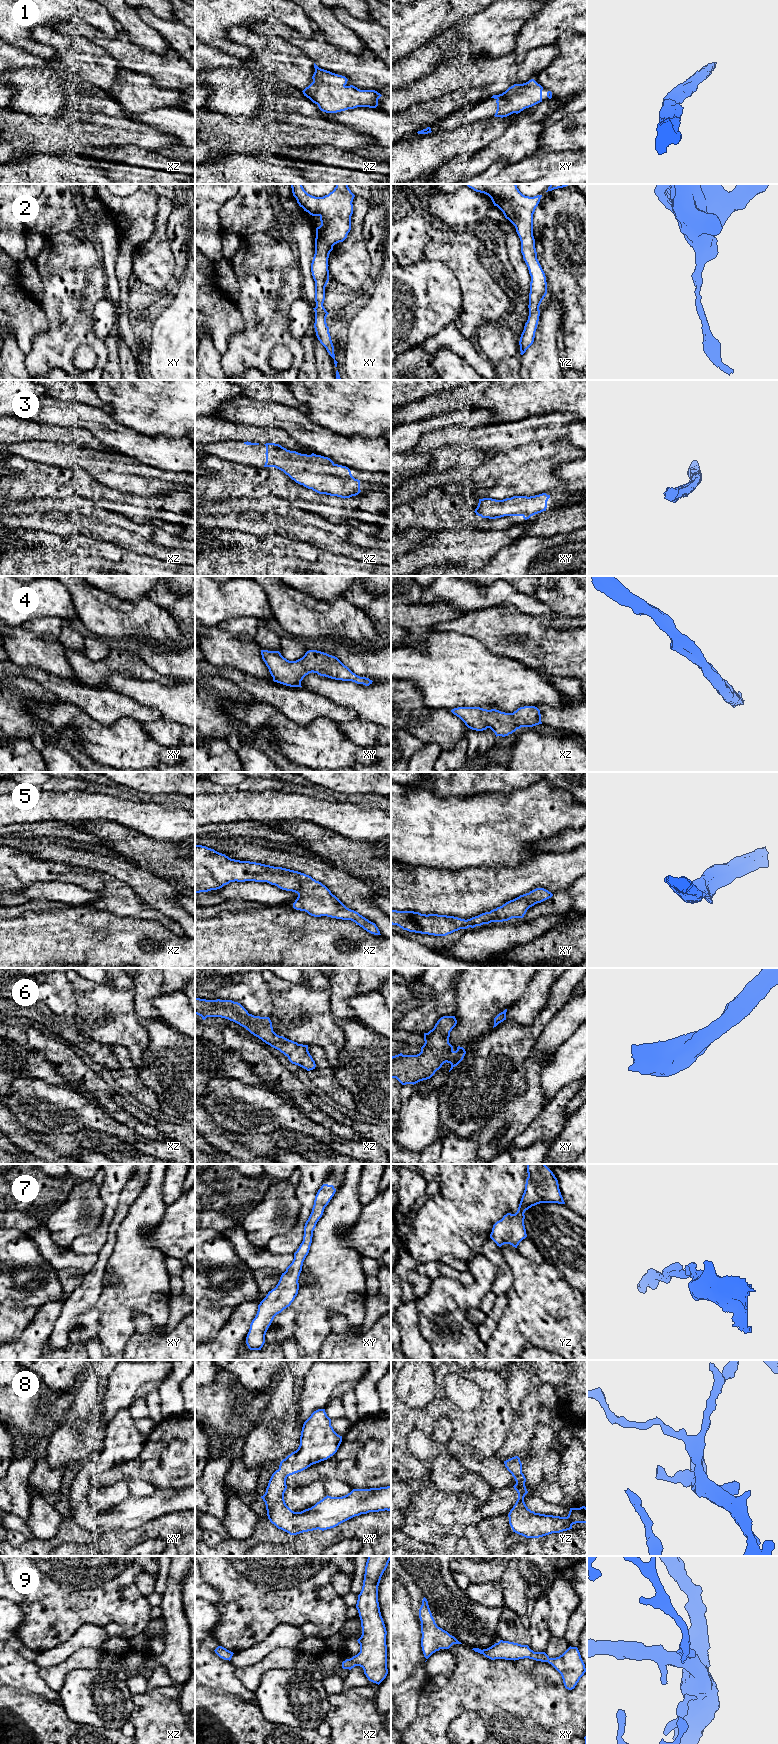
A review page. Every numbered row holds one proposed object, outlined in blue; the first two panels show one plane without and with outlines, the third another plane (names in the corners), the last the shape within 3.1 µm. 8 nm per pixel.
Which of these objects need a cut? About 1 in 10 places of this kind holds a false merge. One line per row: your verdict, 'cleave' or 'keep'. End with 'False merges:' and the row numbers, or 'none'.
1: keep
2: keep
3: keep
4: keep
5: keep
6: keep
7: keep
8: keep
9: keep
False merges: none

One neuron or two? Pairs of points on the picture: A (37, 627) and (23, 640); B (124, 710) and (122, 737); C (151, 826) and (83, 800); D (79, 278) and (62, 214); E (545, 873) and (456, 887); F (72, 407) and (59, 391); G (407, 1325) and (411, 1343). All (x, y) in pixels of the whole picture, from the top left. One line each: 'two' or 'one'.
A: two
B: two
C: one
D: two
E: one
F: two
G: one

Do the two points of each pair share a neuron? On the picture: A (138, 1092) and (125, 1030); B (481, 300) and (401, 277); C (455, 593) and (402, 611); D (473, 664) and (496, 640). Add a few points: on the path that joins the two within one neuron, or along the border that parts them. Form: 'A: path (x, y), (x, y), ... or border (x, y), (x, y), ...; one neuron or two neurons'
A: border (112, 1044), (123, 1046), (128, 1051), (133, 1063); two neurons
B: border (452, 272), (461, 291), (461, 312), (458, 317); two neurons
C: border (401, 601), (431, 603), (444, 600), (448, 604); two neurons
D: border (467, 636), (477, 639), (490, 652), (509, 658); two neurons

